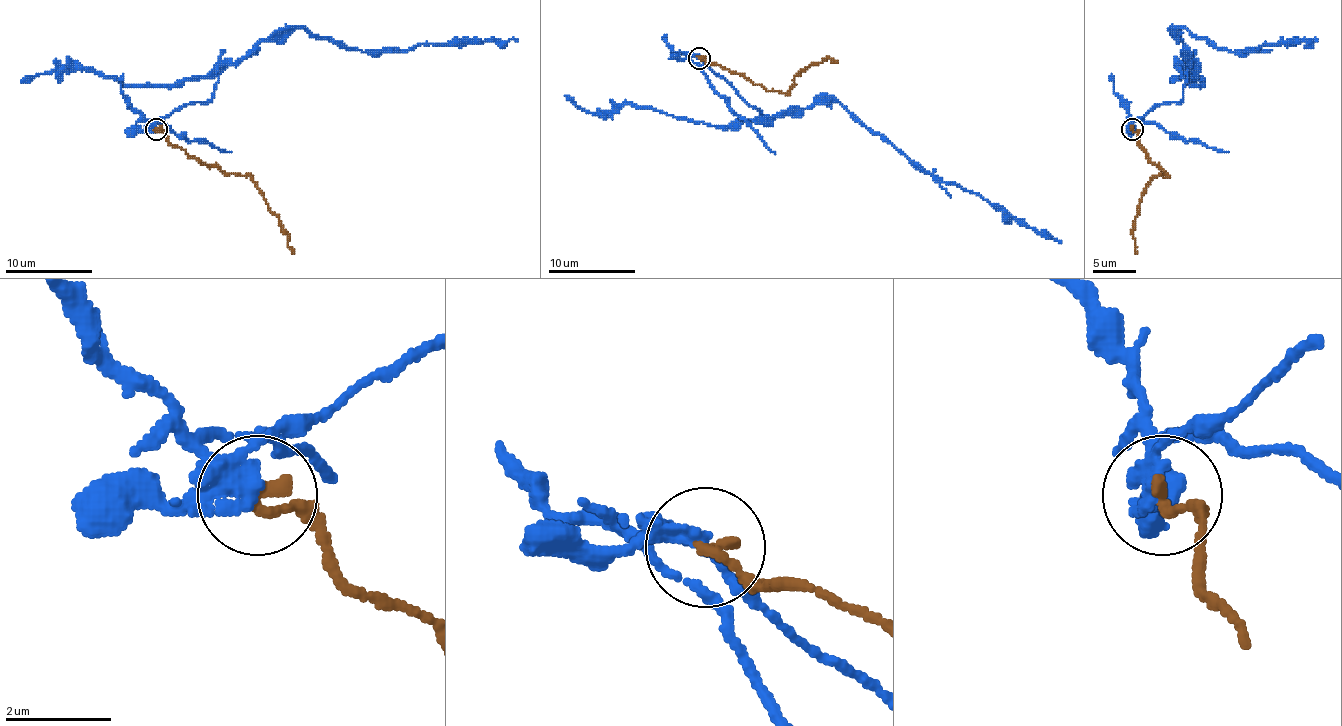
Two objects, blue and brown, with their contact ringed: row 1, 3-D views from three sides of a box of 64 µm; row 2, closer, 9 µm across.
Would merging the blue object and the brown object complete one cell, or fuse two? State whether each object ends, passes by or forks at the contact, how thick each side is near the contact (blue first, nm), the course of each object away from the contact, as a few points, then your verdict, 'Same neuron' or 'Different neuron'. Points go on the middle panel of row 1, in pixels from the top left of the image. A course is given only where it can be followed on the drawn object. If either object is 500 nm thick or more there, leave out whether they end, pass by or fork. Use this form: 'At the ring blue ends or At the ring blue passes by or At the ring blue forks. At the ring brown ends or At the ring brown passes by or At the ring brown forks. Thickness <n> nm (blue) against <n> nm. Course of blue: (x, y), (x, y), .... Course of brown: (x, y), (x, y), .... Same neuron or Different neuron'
At the ring blue forks. At the ring brown ends. Thickness 240 nm (blue) against 240 nm. Course of blue: (699, 58), (764, 117), (779, 117), (805, 108), (840, 104), (944, 182), (978, 193), (1061, 243). Course of brown: (699, 58), (733, 73), (742, 73), (768, 91), (785, 93), (809, 65), (831, 58), (837, 63). Different neuron

